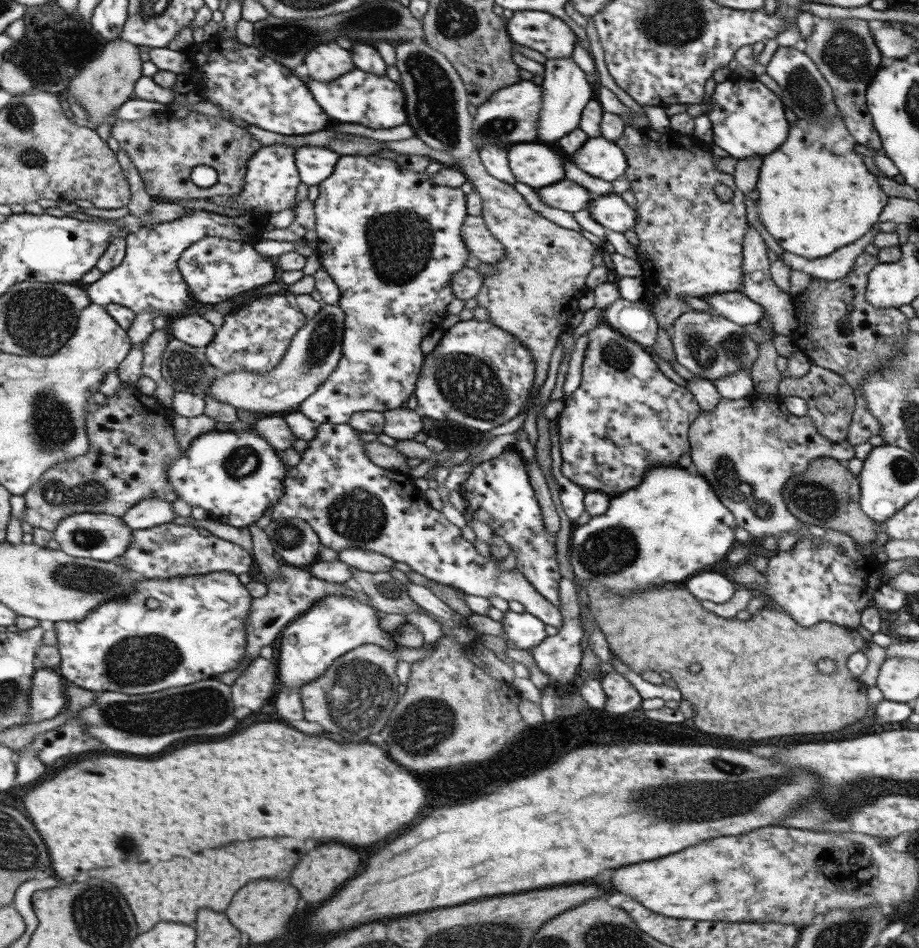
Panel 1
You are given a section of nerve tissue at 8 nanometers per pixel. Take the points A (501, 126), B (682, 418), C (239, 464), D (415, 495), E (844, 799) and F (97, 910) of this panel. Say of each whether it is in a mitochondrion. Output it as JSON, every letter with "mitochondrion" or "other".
{"A":"mitochondrion","B":"other","C":"mitochondrion","D":"other","E":"mitochondrion","F":"mitochondrion"}

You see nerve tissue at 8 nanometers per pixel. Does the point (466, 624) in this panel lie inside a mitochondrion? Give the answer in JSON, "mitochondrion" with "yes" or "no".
{"mitochondrion":"no"}

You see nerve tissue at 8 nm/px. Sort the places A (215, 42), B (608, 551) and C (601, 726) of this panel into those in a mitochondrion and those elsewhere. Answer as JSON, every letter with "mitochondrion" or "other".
{"A":"other","B":"mitochondrion","C":"other"}

